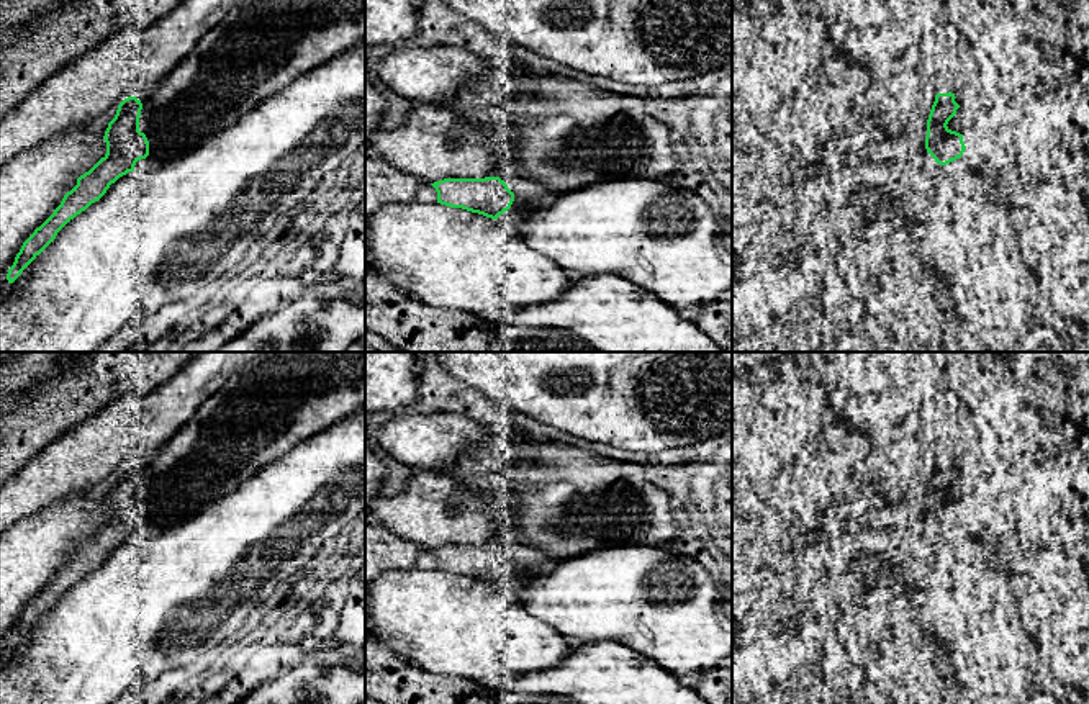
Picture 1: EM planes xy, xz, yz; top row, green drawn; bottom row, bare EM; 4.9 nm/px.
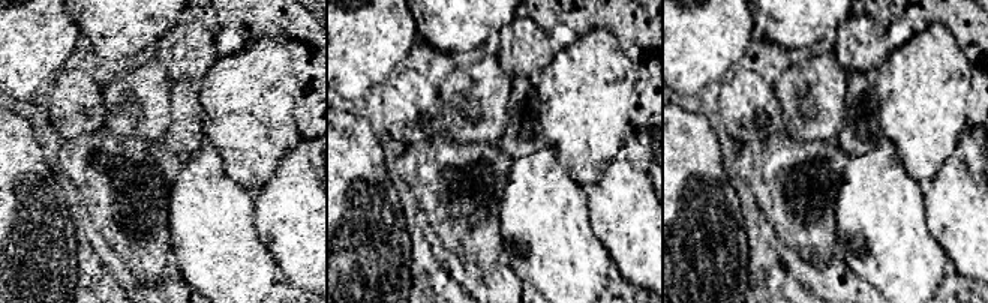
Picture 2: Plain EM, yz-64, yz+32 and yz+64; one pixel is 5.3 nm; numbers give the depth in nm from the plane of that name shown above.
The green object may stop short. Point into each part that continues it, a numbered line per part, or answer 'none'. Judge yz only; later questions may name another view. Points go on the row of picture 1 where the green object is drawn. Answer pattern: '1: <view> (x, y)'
1: yz (927, 162)

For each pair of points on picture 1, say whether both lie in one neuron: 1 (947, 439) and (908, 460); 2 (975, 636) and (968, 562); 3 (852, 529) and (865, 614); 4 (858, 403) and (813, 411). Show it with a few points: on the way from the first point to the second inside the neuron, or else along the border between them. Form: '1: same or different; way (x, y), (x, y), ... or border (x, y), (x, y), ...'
1: different; border (912, 434), (935, 457)
2: same; way (970, 618), (968, 580)
3: same; way (857, 550), (860, 554), (862, 593)
4: different; border (816, 372), (832, 413)

